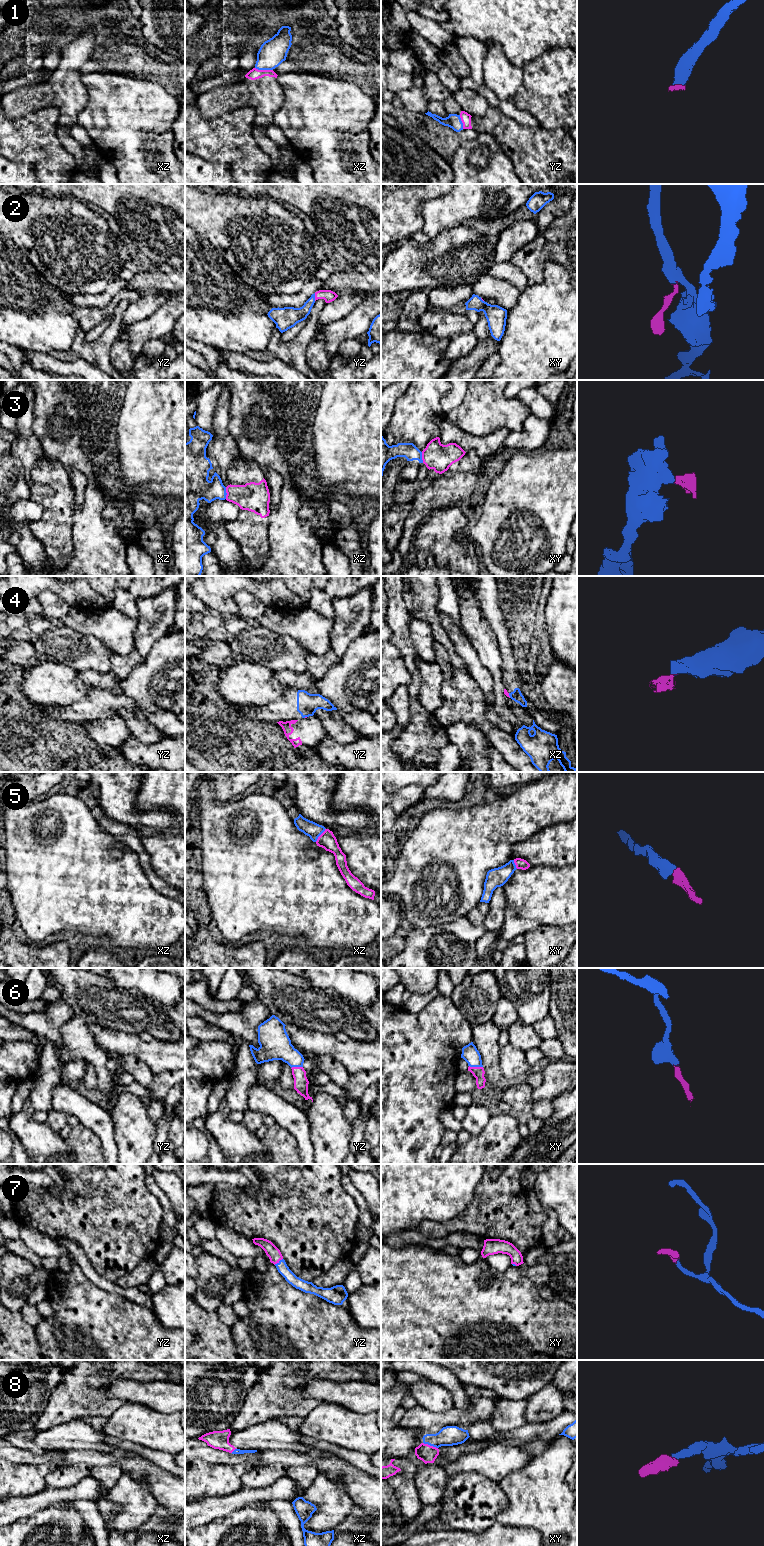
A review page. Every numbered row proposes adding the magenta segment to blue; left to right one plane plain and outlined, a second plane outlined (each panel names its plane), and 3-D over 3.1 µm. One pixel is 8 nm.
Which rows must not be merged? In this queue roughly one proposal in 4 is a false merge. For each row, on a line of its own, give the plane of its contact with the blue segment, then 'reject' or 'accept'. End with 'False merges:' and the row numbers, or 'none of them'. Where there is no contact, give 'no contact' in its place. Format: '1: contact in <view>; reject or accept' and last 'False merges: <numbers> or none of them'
1: contact in xz; accept
2: contact in yz; accept
3: contact in xz; reject
4: contact in xz; reject
5: contact in xz; accept
6: contact in xy; accept
7: contact in yz; accept
8: contact in xy; accept
False merges: 3, 4

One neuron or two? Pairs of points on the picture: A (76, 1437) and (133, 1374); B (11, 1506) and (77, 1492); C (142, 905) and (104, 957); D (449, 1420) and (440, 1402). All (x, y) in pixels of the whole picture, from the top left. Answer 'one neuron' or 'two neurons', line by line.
A: two neurons
B: one neuron
C: two neurons
D: two neurons

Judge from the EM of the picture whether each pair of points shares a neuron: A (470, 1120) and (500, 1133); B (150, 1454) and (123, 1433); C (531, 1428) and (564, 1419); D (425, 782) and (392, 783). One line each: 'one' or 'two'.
A: two
B: two
C: one
D: one

